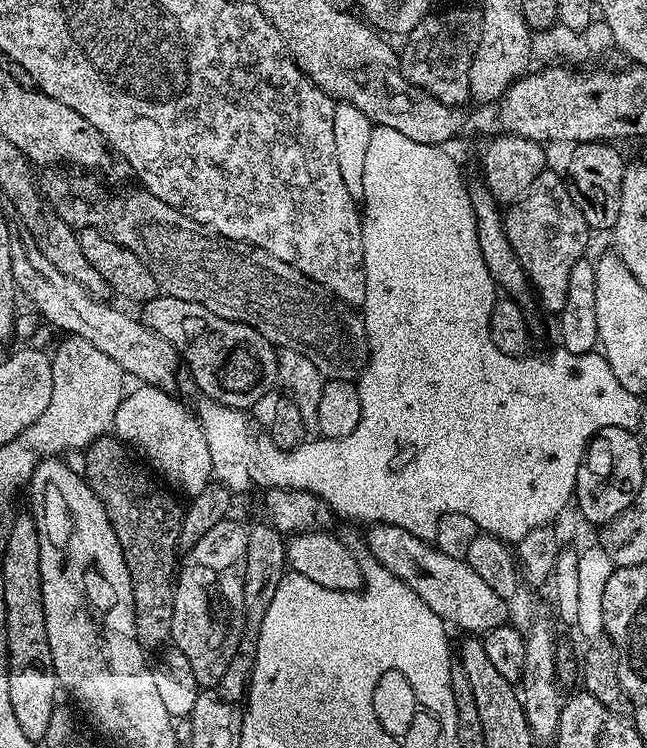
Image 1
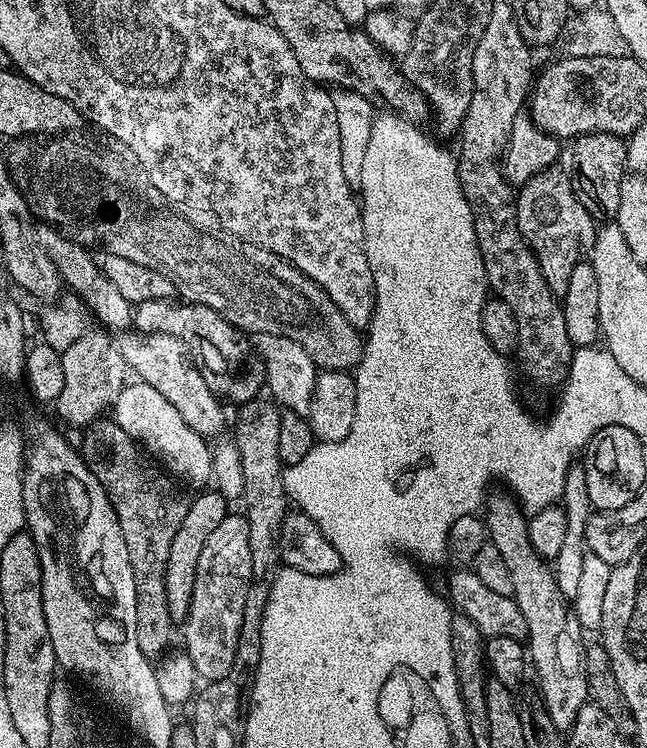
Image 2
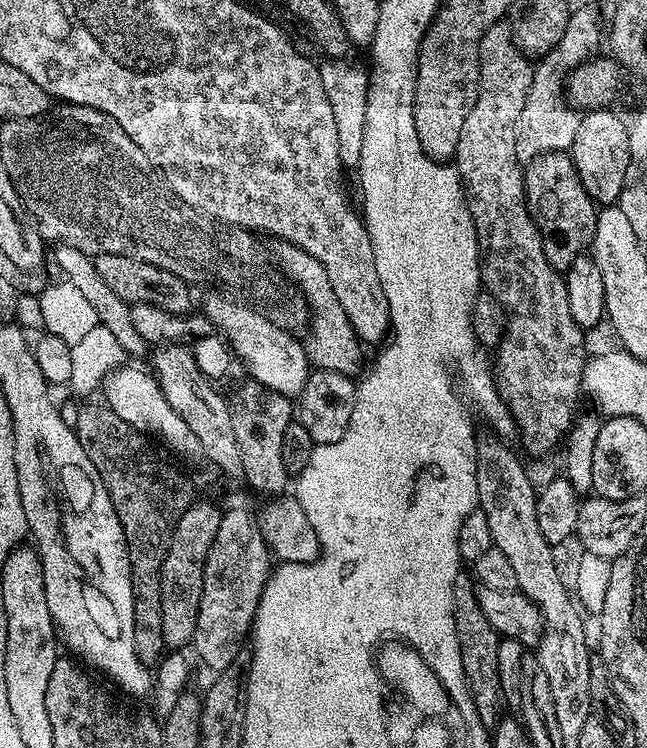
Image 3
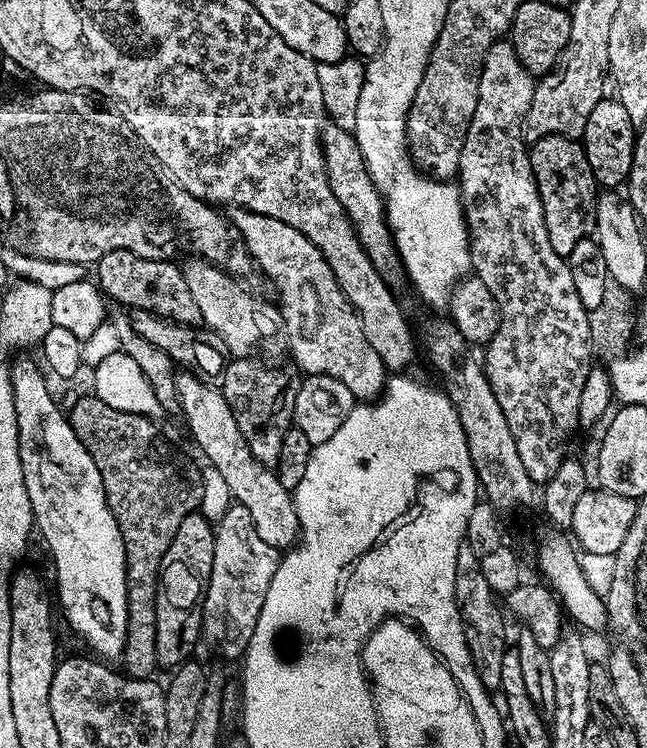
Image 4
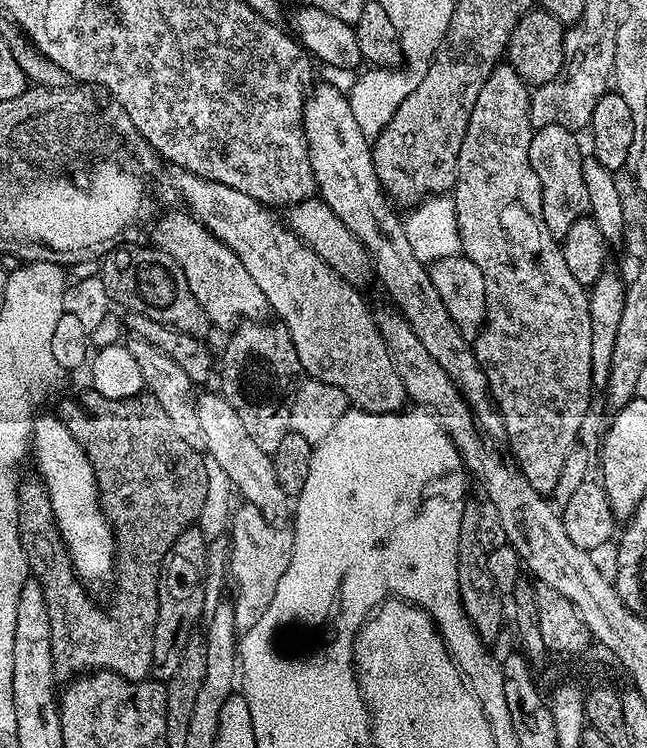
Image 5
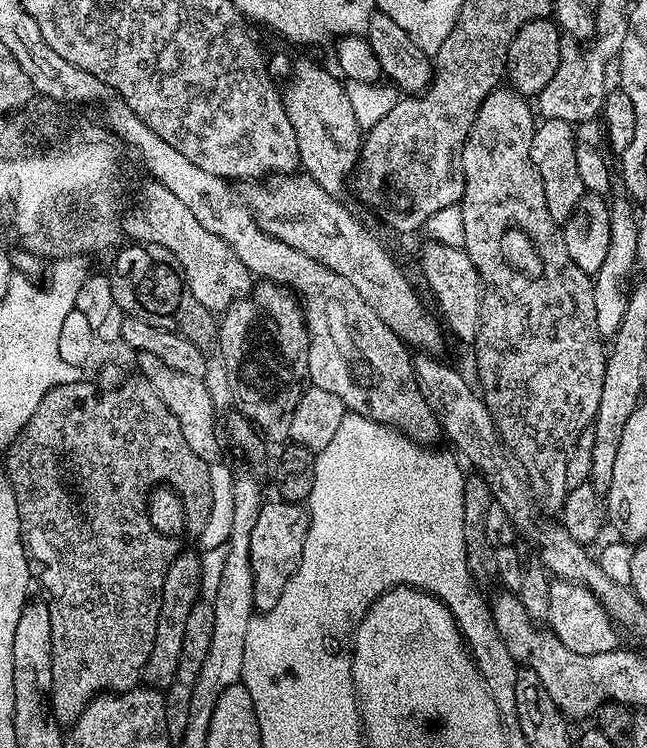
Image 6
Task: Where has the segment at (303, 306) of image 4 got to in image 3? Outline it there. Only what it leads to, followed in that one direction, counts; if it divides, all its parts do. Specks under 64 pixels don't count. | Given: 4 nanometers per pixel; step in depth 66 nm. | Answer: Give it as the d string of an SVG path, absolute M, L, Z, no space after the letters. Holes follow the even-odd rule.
M283 242L277 245L276 252L274 251L275 263L280 271L299 288L304 296L304 303L308 306L310 323L306 328L306 333L308 332L306 349L311 367L334 370L343 376L355 377L361 371L360 363L364 360L365 349L356 336L350 318L346 318L346 310L342 310L342 302L338 302L338 294L334 294L334 286L330 286L330 278L326 270L317 260L310 258L306 250Z

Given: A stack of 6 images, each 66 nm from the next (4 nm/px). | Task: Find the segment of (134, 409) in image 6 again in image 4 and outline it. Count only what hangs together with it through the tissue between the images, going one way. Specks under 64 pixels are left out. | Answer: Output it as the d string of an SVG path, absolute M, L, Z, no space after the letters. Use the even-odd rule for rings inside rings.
M95 394L84 396L71 409L67 409L66 415L68 421L72 423L74 434L78 434L78 438L82 442L82 446L86 446L86 450L90 454L90 458L94 458L94 466L98 466L98 474L102 474L102 486L106 490L106 498L110 510L114 514L114 518L118 522L118 526L122 530L122 538L126 546L126 578L128 579L128 633L126 634L126 642L124 643L124 655L122 663L124 663L123 671L131 676L134 680L147 680L153 675L152 671L157 671L156 647L154 646L154 614L156 613L156 599L158 598L158 578L160 577L160 567L162 566L162 558L166 554L166 550L170 550L170 542L174 542L174 534L178 531L178 525L182 523L182 518L186 518L186 514L197 511L202 502L202 478L200 477L200 468L192 465L184 456L179 456L170 445L164 440L156 440L156 423L155 419L147 416L139 416L138 414L126 414L126 410L114 410L114 406L106 406L106 402L102 402Z

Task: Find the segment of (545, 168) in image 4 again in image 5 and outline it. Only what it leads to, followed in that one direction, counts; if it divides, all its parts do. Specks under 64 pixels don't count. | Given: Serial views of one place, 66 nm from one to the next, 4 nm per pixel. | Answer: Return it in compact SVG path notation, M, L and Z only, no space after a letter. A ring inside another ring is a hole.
M550 125L535 129L530 142L530 166L534 166L534 174L538 174L538 182L542 190L542 218L546 218L546 226L550 234L562 238L583 216L589 215L586 178L582 178L582 166L585 153L580 153L580 136L566 126Z

